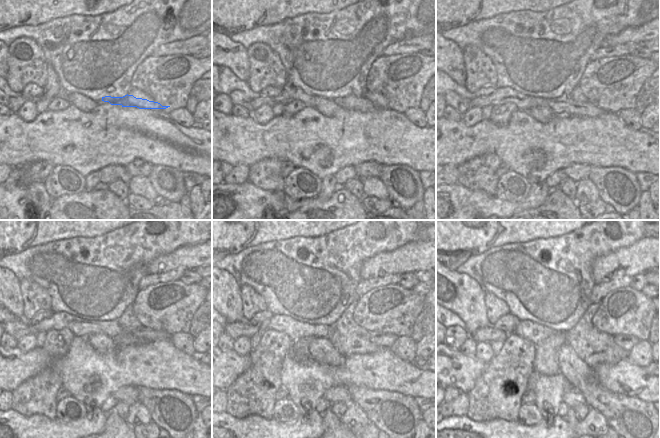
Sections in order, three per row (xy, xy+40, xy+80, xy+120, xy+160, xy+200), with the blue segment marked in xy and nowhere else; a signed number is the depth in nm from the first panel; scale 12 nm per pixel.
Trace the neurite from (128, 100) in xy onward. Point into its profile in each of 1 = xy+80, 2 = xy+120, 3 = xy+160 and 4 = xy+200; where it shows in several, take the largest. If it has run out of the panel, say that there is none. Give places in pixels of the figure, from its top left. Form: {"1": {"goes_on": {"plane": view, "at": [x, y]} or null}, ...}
{"1": {"goes_on": {"plane": "xy+80", "at": [564, 104]}}, "2": {"goes_on": {"plane": "xy+120", "at": [112, 329]}}, "3": {"goes_on": {"plane": "xy+160", "at": [307, 330]}}, "4": {"goes_on": {"plane": "xy+200", "at": [530, 330]}}}

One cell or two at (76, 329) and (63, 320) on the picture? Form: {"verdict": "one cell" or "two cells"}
{"verdict": "two cells"}

